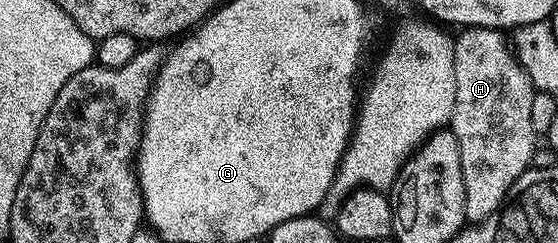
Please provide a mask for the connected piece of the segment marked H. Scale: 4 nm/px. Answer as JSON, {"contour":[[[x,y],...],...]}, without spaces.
{"contour":[[[468,27],[460,30],[454,36],[453,42],[455,44],[455,76],[457,77],[457,97],[453,101],[453,117],[449,124],[449,130],[457,137],[457,145],[461,149],[461,173],[465,181],[465,217],[467,223],[471,225],[478,225],[484,219],[488,219],[490,215],[496,214],[506,204],[508,195],[511,194],[511,186],[522,177],[525,172],[531,167],[531,158],[537,146],[537,136],[533,131],[532,126],[532,106],[533,99],[537,92],[534,84],[531,83],[530,77],[527,76],[525,69],[516,58],[515,52],[508,47],[505,42],[503,44],[502,30],[493,27]]]}

